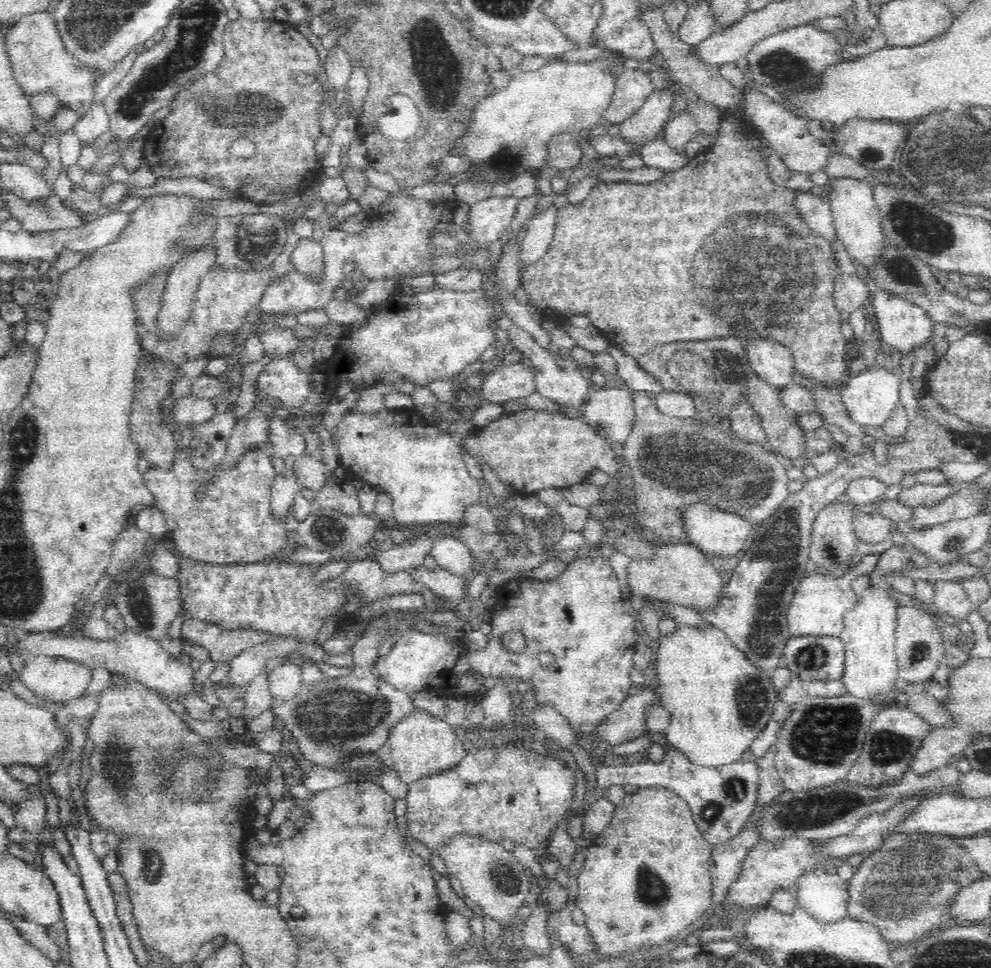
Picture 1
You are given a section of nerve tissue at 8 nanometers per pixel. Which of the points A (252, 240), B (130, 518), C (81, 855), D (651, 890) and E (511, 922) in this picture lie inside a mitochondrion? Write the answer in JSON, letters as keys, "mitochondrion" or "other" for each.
{"A":"mitochondrion","B":"other","C":"other","D":"mitochondrion","E":"other"}

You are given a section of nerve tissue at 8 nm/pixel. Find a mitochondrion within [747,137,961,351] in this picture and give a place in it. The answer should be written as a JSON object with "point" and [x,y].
{"point":[916,231]}

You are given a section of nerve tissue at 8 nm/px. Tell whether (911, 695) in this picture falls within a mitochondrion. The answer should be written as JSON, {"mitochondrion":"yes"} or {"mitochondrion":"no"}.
{"mitochondrion":"no"}

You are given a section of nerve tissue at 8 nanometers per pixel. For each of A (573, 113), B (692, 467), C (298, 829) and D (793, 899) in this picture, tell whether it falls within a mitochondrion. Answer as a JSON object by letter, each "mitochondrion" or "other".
{"A":"other","B":"mitochondrion","C":"other","D":"other"}

